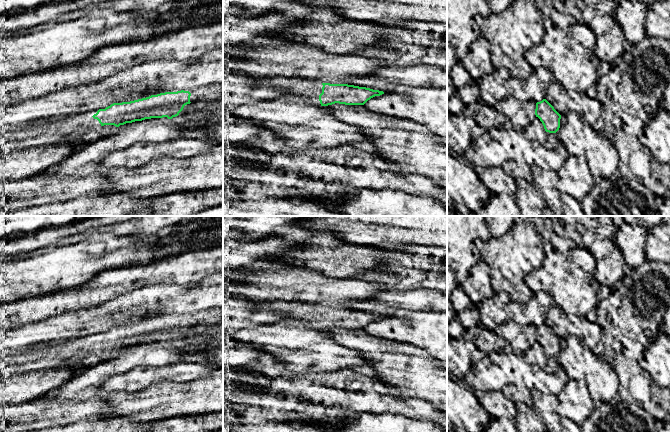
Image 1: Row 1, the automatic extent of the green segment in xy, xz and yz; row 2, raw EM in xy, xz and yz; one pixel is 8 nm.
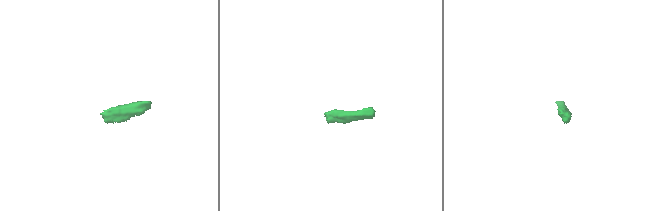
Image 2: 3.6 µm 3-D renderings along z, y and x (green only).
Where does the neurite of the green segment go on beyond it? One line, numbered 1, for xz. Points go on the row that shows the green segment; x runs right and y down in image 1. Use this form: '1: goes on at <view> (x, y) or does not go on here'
1: goes on at xz (309, 90)

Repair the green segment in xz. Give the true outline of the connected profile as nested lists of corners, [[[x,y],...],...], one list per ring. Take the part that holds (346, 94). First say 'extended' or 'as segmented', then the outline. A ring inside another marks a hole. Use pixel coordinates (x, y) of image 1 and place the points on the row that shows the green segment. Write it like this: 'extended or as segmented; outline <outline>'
extended; outline [[[265,77],[257,81],[258,85],[282,88],[287,95],[303,99],[306,103],[328,106],[335,103],[345,105],[364,105],[383,91],[348,84],[323,83],[320,80],[288,77]]]

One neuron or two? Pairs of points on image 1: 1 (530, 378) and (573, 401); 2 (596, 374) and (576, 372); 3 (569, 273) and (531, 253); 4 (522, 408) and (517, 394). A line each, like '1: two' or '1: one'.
1: two
2: one
3: two
4: two

